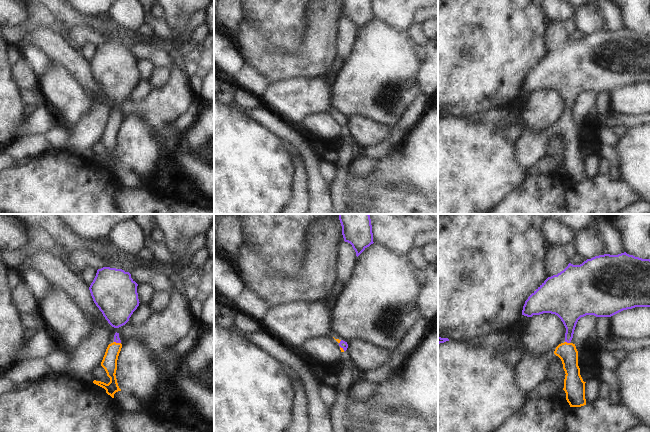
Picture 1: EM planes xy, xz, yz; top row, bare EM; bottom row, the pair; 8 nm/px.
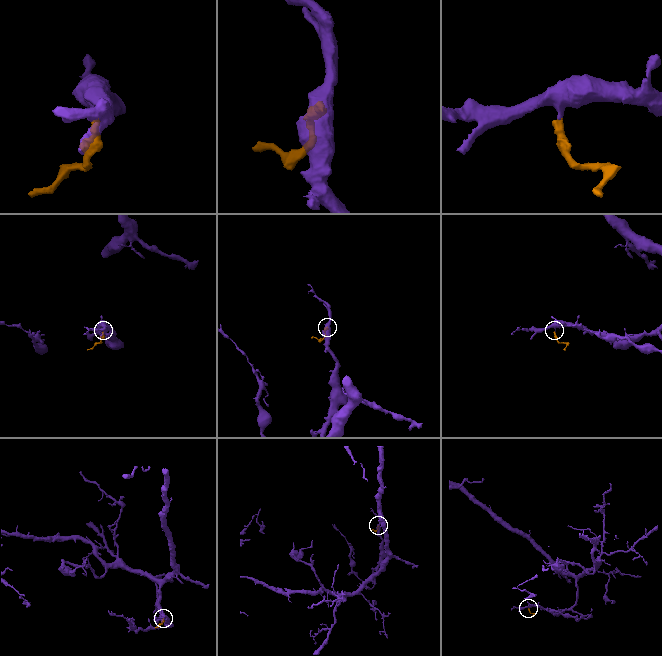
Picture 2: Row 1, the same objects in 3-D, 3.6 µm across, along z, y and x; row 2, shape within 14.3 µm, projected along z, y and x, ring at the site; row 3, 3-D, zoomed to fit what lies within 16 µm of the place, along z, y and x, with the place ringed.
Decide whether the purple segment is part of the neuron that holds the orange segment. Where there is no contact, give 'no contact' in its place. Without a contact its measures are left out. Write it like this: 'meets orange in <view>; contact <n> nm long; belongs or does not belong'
meets orange in yz; contact 40 nm long; belongs

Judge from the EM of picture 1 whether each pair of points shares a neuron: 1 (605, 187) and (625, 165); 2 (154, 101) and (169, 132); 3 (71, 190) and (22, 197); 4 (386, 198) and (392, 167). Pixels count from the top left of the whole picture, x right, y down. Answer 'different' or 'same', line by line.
1: different
2: same
3: same
4: different

